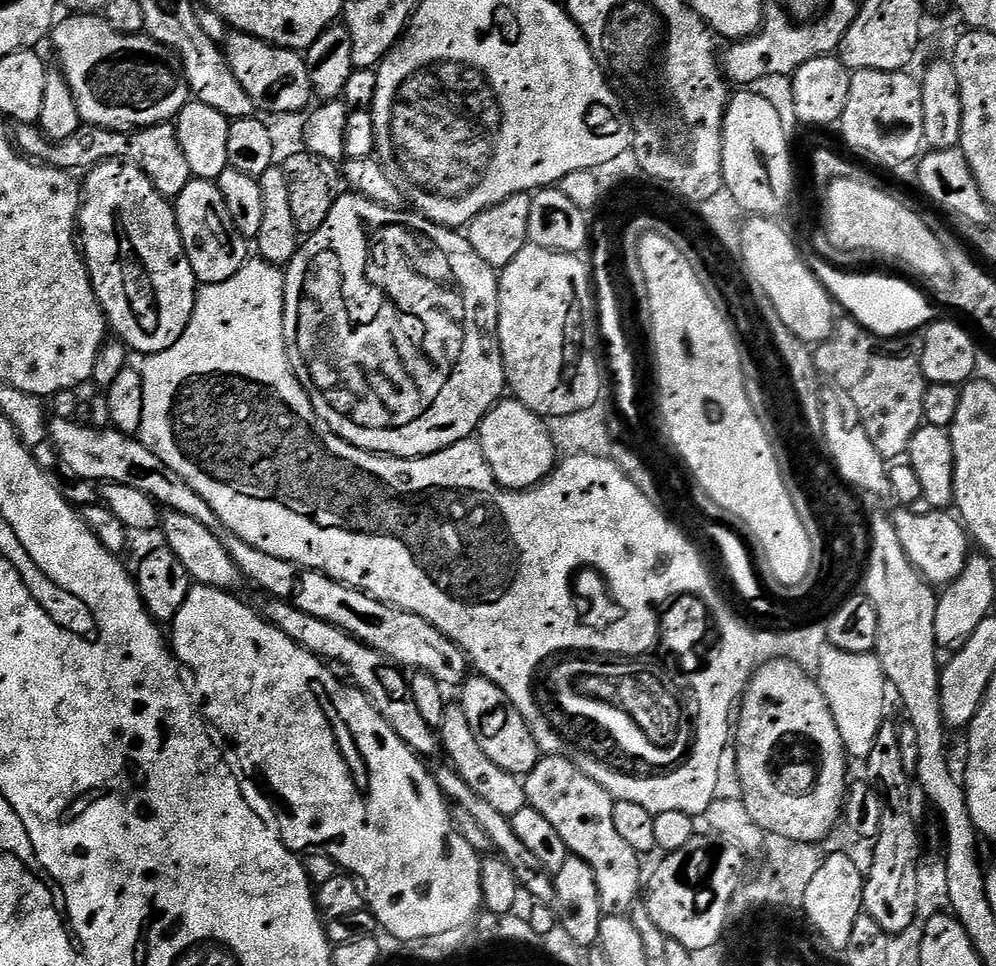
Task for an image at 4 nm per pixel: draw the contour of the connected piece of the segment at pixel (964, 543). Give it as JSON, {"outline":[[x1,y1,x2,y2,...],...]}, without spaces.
{"outline":[[908,508,898,510,893,513,893,524,912,564,933,585,947,586,955,581,970,559,970,536,963,523,955,515,944,514,939,518,935,512,918,515]]}

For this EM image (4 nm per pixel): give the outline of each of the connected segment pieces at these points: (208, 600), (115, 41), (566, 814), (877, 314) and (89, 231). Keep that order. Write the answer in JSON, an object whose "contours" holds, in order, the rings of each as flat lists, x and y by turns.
{"contours":[[[194,586,186,602,182,602,178,614,170,622,170,647,181,665,188,667,189,664,192,667,192,672,196,675,196,684,200,687,201,694,208,699,207,719,211,727,217,733,225,732,230,739,236,740,236,748,240,751,245,766,253,768,268,783,269,790,277,796,276,804,280,807,278,827,284,845,297,854,307,854,313,850,324,852,330,858,334,858,334,862,345,873,362,878,368,887,370,911,375,916,377,925,381,929,384,927,390,935,397,936,397,941,433,937,457,929,463,924,473,923,484,902,480,877,482,860,472,849,470,842,466,842,464,835,454,830,449,801,443,790,437,786,436,777,430,768,428,772,427,766,424,765,427,763,413,752,410,746,406,746,402,738,398,738,398,734,388,725,386,718,382,718,382,714,359,688,339,680,321,657,307,652,302,644,295,644,289,636,282,634,282,630,269,624,255,607,247,608,232,595,231,591,222,588]],[[68,14,65,17,53,27,50,41,60,55,60,64,64,67,62,75,74,94,83,123,97,124,99,128,139,130,152,124,175,121,176,115,190,103,184,64,165,44,147,34,135,36,119,32,100,14]],[[547,754,541,755,540,761,538,762,538,766,534,766,534,770,530,770,530,774,526,777,523,777,524,789,526,790,526,798,528,799,528,807,533,808,534,810,538,810,540,814,545,815,547,819,551,823,553,823,554,828,558,830,558,834,562,834,562,842,566,842,566,846,568,847,569,853,573,856,577,856,578,858,582,858,586,861,590,867,594,870,596,874,596,881,598,882,600,897,602,898,602,902,604,903,604,911,608,914,624,914,629,910,628,907,631,906,632,903,635,902,636,899,641,899,642,896,642,888,640,892,640,860,641,857,634,851,630,850,630,845,626,843,625,839,622,838,622,834,618,834,617,827,614,826,614,801,612,799,612,795,608,793,606,790,602,788,592,778,591,776,584,774,580,767,576,765,575,759,569,758,567,760,567,755,561,754,559,756,549,756]],[[824,260,811,261,813,272,819,278,824,287,828,289,832,295,833,301,841,309,844,308,851,319,857,320,858,323,869,332,874,333,876,336,899,336,903,337,905,334,912,334,917,330,923,329,925,326,933,323,934,315,932,316,932,304,915,288,912,284,907,284,904,280,899,280,896,276,859,276,856,272,843,272,840,268,835,268,832,264,827,264]],[[106,160,91,169,87,176,88,181,82,184,78,240,111,331,133,353,151,354,166,350,182,338,192,317,198,291,198,281,190,266,190,258,186,258,178,230,173,201,157,190,138,165,129,164,127,160]]]}

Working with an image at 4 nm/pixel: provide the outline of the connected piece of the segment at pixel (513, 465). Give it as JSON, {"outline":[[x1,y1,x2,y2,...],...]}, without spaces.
{"outline":[[515,398,501,399,499,404,495,404,489,410,478,429,478,443,494,474,496,483,502,485,503,488,511,488,513,492,523,492,535,488,555,470,558,463,558,451,548,432,545,417,532,412,521,400]]}

